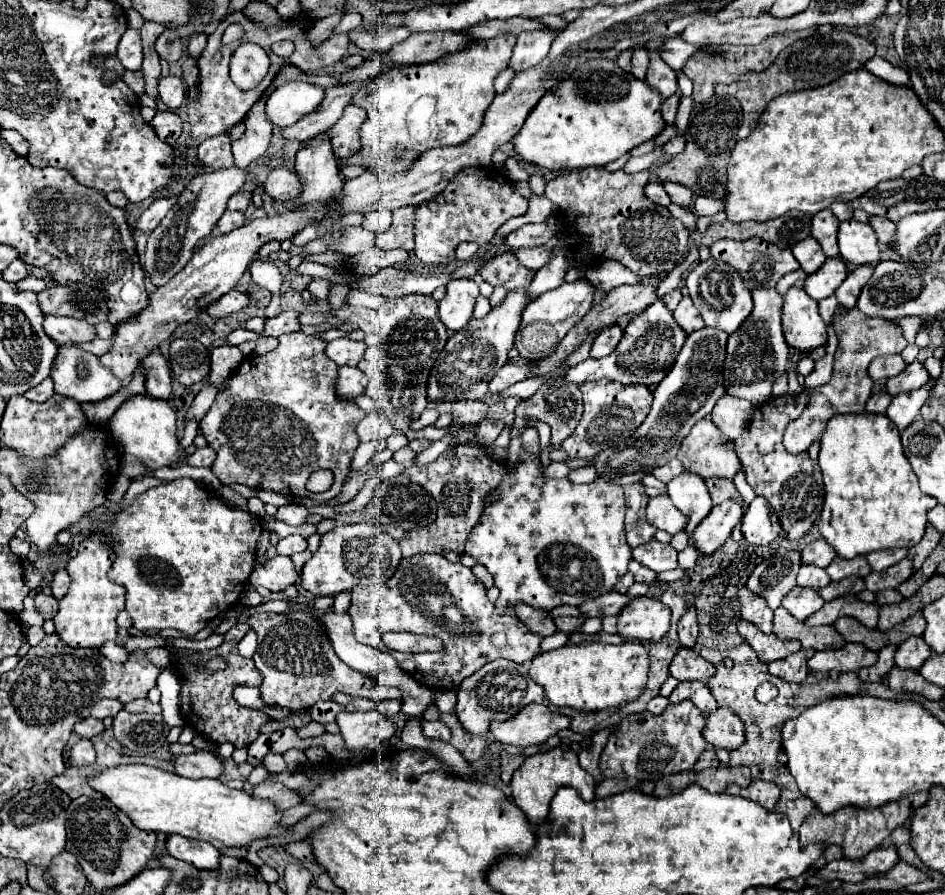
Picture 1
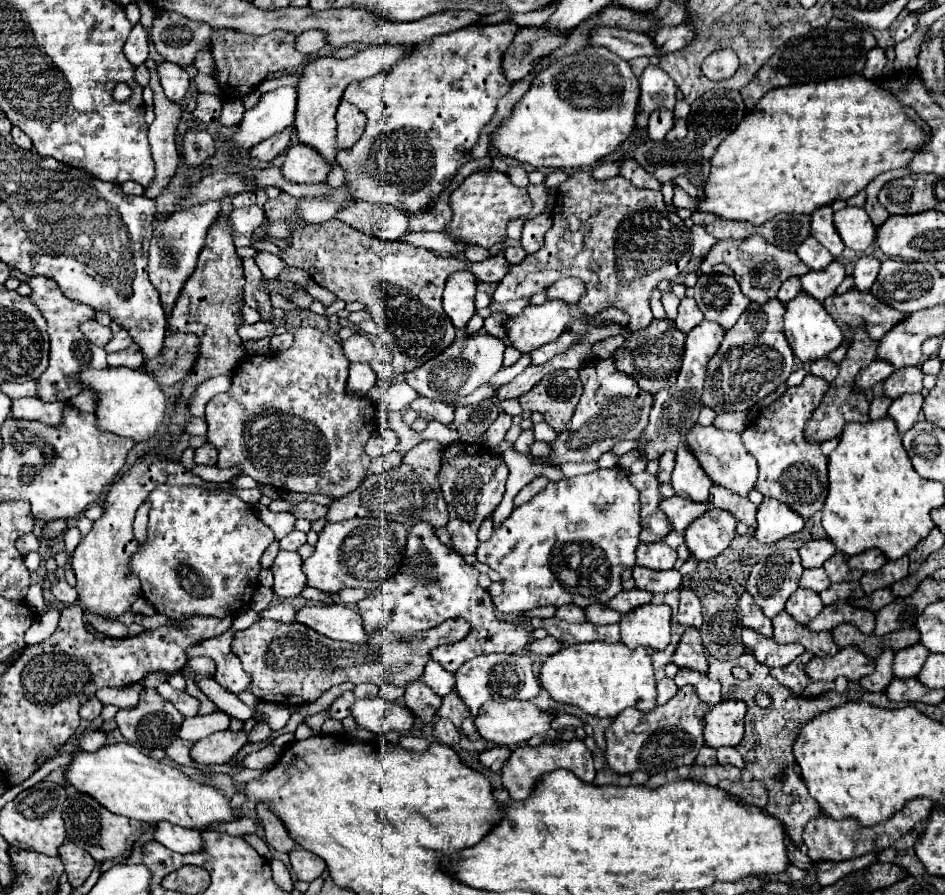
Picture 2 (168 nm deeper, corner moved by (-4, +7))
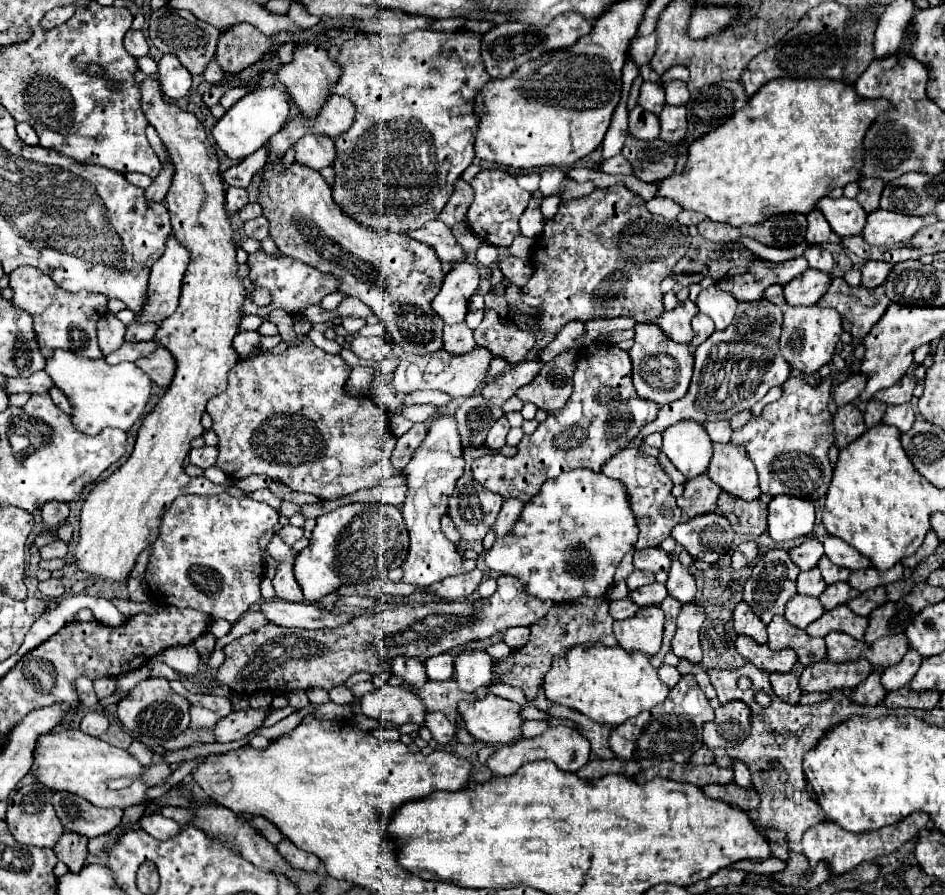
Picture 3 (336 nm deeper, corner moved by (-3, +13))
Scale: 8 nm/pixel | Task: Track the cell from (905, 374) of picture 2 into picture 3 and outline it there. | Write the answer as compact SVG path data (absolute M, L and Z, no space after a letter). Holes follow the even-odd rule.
M903 376L895 386L887 388L887 390L879 390L879 394L875 394L875 400L885 402L887 406L905 404L913 398L913 388L915 388L915 378L913 376Z

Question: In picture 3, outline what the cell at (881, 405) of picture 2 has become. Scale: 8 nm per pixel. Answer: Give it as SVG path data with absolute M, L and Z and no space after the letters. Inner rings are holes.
M871 400L871 402L867 404L867 410L865 410L865 426L867 426L867 428L877 426L877 424L881 422L883 414L885 414L885 408L887 408L887 406L883 406L883 402Z

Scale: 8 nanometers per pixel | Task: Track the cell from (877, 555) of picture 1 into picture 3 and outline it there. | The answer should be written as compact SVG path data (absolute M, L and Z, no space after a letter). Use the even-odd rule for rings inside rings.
M827 536L823 546L825 546L825 556L833 564L837 564L841 568L861 570L861 568L869 568L871 566L871 562L867 562L867 558L857 554L857 550L851 550L851 546L847 546L843 540L839 540L835 536Z

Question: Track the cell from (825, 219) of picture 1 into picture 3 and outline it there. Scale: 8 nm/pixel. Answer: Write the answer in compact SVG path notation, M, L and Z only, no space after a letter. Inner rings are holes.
M811 210L807 214L807 234L805 240L815 244L815 242L831 242L831 244L839 244L841 238L831 230L831 226L827 226L827 220L823 218L823 214L819 210Z

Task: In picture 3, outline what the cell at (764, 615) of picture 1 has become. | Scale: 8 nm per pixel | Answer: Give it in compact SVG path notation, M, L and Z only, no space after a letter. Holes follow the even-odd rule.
M739 602L735 606L733 628L735 628L737 634L749 636L759 644L767 642L767 628L759 622L759 618L755 618L755 614L751 614L751 610L749 610L749 606L745 602Z

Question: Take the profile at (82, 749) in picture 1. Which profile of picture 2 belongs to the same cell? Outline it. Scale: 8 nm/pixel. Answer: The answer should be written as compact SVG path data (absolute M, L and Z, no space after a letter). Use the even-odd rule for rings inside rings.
M96 730L96 732L90 732L90 734L86 734L86 736L82 738L80 748L82 748L84 752L96 752L96 750L102 748L104 744L106 744L106 734L100 732L100 730Z

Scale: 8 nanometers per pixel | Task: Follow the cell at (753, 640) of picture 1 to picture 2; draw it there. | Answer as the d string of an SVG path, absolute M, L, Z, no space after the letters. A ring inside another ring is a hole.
M742 628L742 642L744 646L756 656L758 662L770 666L770 668L782 668L788 666L796 656L804 652L802 644L778 644L772 638L762 636L760 632L752 628Z

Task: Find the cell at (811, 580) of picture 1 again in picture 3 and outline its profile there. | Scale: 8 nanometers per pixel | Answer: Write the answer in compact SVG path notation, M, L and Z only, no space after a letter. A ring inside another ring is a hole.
M807 570L807 572L801 572L799 578L797 578L797 590L799 594L807 594L807 596L821 596L823 590L827 588L827 584L823 582L819 570Z

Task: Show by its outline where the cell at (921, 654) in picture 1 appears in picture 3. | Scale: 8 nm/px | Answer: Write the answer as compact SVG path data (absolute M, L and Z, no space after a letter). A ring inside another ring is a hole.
M909 650L897 666L883 670L883 674L881 674L883 688L887 692L891 692L891 690L899 690L899 688L907 686L911 682L911 678L915 676L915 672L919 670L921 660L923 658L919 658L919 654L915 654L913 650Z

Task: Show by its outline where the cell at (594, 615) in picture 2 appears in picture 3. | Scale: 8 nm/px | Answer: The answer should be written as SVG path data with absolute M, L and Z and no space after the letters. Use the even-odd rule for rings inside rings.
M623 598L623 600L611 602L609 610L611 610L613 620L625 620L625 618L631 618L639 610L639 606L631 598Z

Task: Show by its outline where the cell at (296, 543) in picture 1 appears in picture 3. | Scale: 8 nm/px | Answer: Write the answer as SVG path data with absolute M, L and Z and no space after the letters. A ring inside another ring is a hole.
M287 524L287 526L283 526L277 534L281 536L281 540L283 540L287 546L293 546L299 538L303 538L303 528L295 528L295 526Z

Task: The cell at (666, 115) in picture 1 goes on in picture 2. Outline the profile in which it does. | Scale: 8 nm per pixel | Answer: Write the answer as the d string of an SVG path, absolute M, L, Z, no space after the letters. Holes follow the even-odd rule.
M660 108L656 112L650 114L650 122L648 122L648 134L650 134L650 140L664 140L666 132L672 130L676 118L674 118L674 112L672 110L666 110L666 108Z

